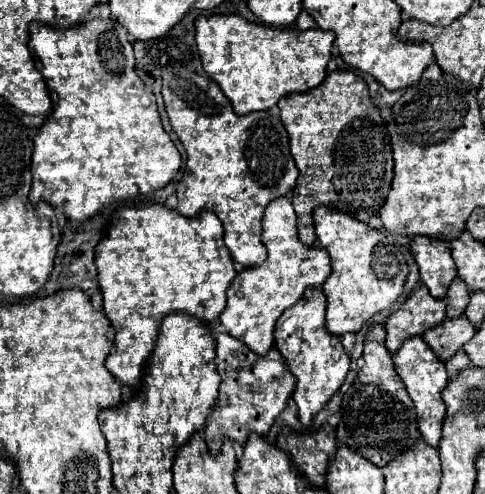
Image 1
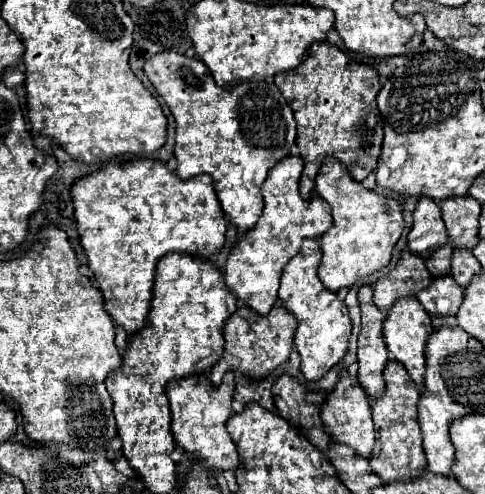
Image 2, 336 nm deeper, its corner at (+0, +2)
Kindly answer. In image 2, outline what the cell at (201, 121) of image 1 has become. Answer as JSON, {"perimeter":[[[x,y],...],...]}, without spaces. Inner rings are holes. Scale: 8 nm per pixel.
{"perimeter":[[[160,52],[144,62],[144,72],[156,92],[168,102],[172,116],[176,118],[176,146],[178,160],[176,174],[180,178],[192,178],[196,174],[210,174],[220,206],[230,222],[242,230],[250,230],[262,214],[260,186],[264,184],[270,168],[290,154],[296,140],[296,122],[292,108],[276,88],[272,80],[242,82],[232,88],[216,86],[210,70],[200,58],[188,58],[178,52]]]}

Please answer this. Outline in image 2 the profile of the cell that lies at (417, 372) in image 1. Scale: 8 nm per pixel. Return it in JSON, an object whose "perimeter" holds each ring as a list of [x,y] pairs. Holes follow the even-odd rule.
{"perimeter":[[[400,298],[392,304],[392,308],[386,314],[384,320],[384,342],[398,362],[404,364],[410,378],[416,382],[416,386],[422,390],[424,386],[424,370],[426,370],[426,358],[424,358],[424,346],[428,340],[428,334],[432,334],[432,320],[430,314],[424,310],[424,306],[416,298]]]}

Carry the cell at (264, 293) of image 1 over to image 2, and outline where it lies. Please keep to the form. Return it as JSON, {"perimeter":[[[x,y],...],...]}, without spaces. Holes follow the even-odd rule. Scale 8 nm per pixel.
{"perimeter":[[[294,152],[282,158],[268,174],[266,182],[262,184],[262,198],[264,198],[264,212],[258,218],[256,226],[244,232],[224,266],[224,280],[226,286],[252,310],[258,314],[268,314],[270,308],[278,300],[278,286],[282,268],[288,264],[292,256],[298,254],[302,242],[306,238],[320,238],[332,226],[332,210],[328,202],[320,196],[312,196],[304,200],[298,192],[298,178],[302,174],[302,158]]]}

